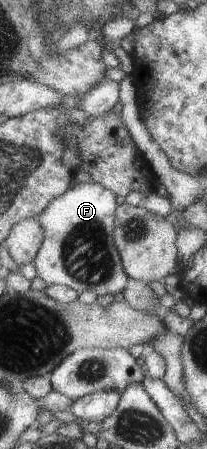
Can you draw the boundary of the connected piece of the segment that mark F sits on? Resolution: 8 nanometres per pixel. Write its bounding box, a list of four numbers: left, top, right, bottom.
[36,182,132,296]

